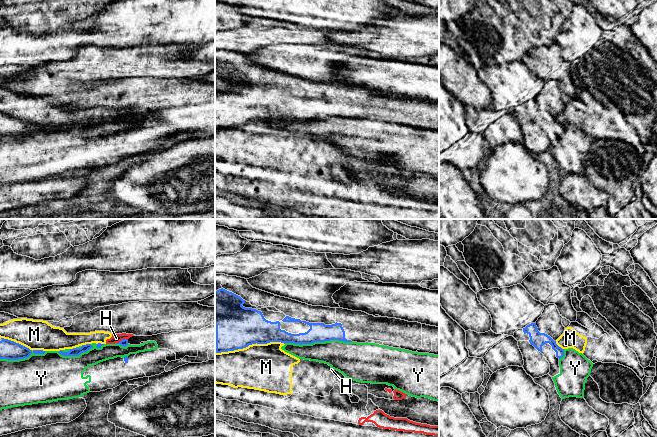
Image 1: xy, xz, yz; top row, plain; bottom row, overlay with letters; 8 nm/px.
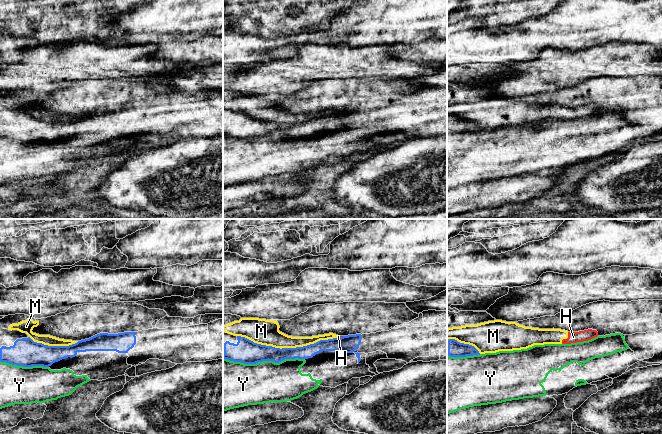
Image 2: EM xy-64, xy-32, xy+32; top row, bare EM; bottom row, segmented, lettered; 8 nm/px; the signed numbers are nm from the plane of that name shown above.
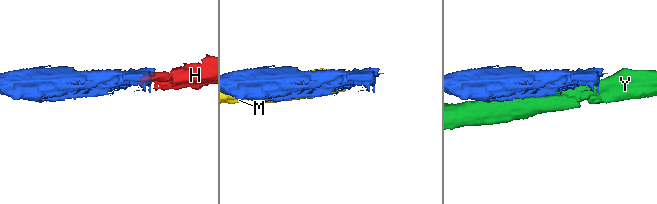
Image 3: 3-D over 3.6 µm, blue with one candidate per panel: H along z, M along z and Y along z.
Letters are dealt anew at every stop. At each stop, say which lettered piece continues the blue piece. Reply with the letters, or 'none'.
none

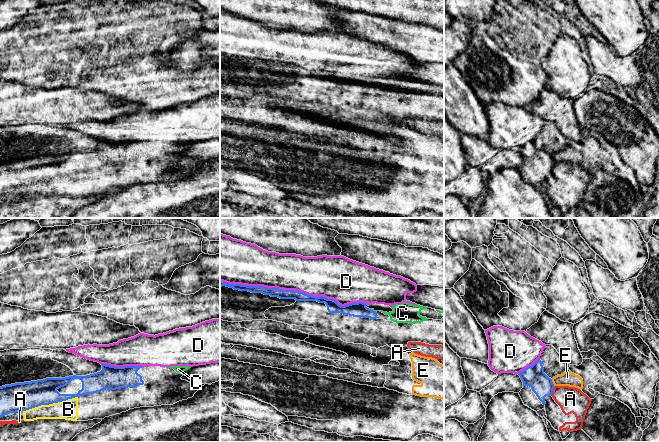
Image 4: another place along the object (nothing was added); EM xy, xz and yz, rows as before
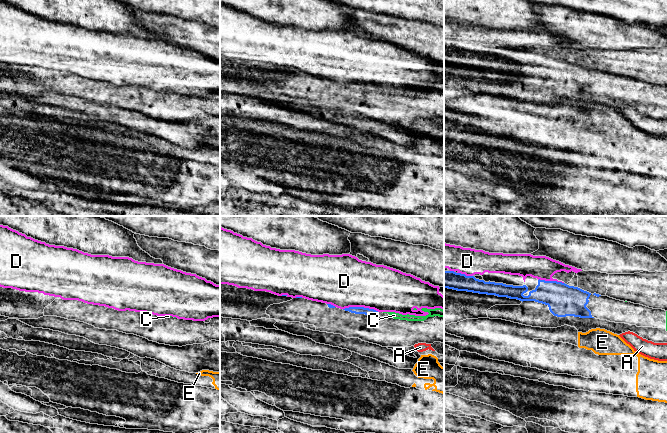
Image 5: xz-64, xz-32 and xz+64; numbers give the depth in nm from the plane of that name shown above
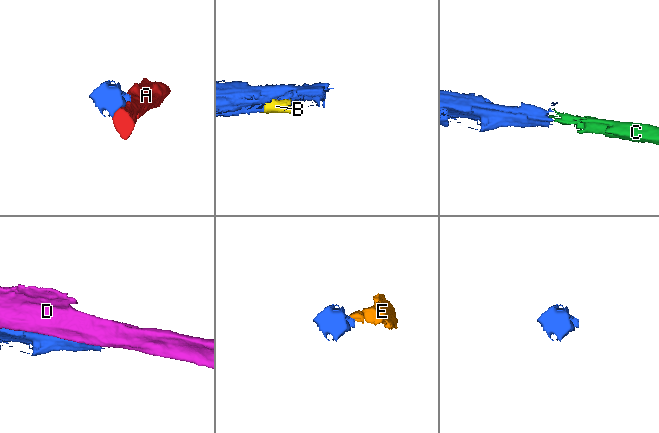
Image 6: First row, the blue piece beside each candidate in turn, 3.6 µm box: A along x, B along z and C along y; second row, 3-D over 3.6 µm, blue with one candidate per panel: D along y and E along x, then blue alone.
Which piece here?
B, C

